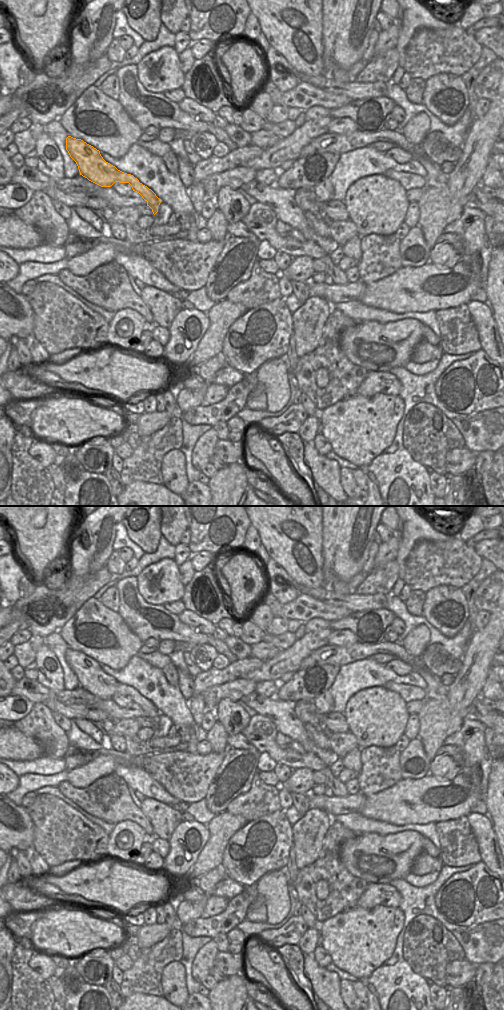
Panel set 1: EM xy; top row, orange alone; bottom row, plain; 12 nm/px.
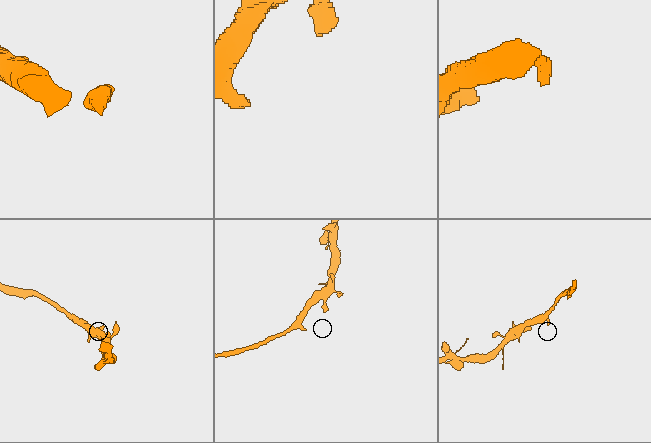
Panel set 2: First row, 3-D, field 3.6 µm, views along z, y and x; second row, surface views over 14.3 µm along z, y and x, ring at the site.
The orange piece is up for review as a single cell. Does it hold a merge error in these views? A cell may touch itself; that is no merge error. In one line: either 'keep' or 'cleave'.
keep

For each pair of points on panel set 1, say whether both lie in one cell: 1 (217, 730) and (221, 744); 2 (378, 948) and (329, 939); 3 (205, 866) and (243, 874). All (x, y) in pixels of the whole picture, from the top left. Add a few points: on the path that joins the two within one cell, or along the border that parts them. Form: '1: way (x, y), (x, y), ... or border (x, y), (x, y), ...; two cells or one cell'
1: way (217, 733), (218, 741); one cell
2: way (366, 940), (341, 939); one cell
3: border (229, 841), (220, 863); two cells

